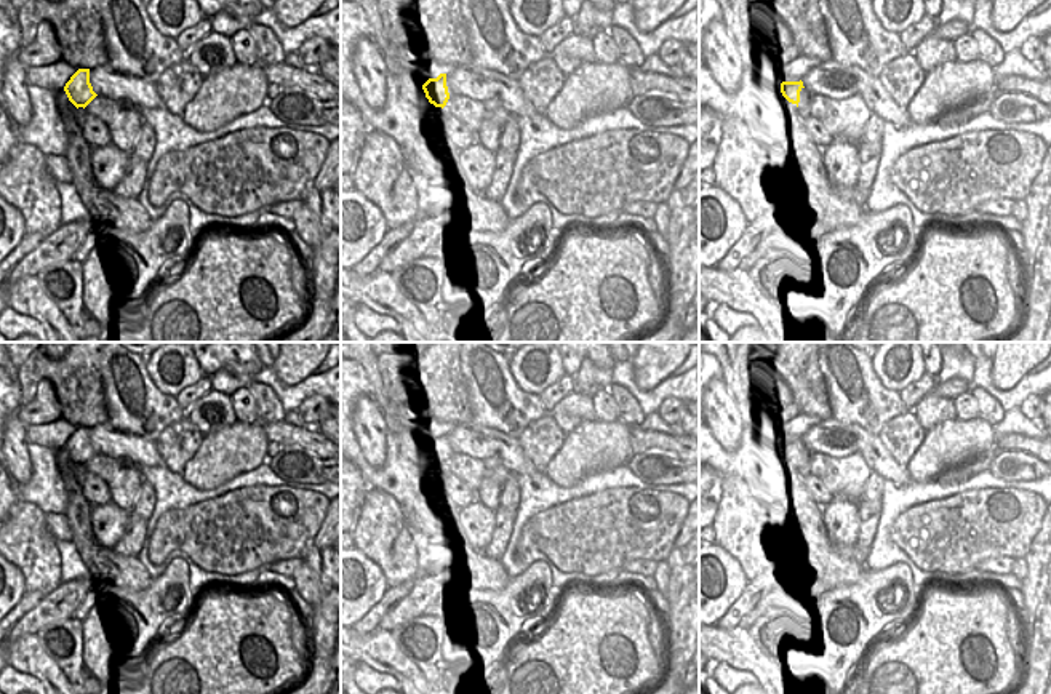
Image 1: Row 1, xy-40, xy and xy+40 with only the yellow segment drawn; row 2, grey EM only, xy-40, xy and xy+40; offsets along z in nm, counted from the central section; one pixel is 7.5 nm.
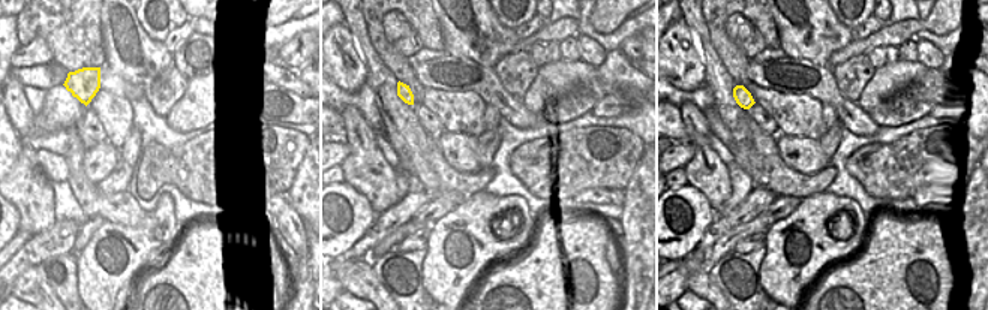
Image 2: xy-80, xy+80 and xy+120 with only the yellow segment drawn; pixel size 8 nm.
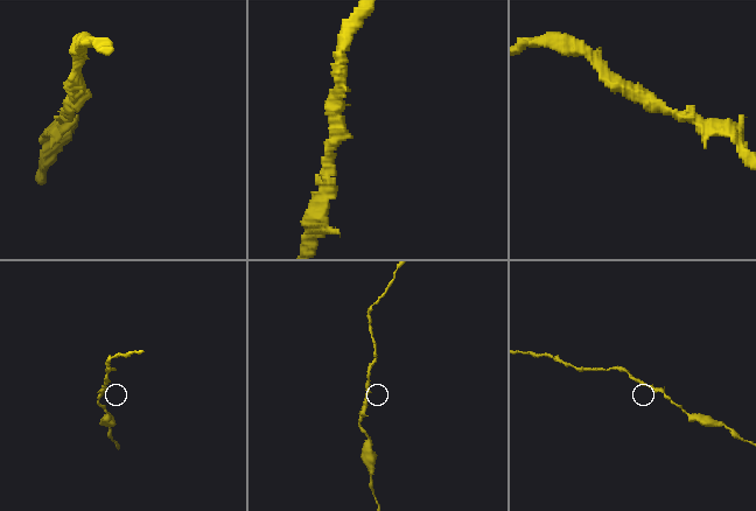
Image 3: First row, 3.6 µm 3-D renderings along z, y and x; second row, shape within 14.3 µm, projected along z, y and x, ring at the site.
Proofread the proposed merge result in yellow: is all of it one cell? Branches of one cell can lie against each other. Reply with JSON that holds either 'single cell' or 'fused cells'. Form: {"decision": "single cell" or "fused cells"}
{"decision": "single cell"}

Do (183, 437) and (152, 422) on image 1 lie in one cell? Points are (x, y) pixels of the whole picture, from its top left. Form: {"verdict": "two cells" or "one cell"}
{"verdict": "two cells"}

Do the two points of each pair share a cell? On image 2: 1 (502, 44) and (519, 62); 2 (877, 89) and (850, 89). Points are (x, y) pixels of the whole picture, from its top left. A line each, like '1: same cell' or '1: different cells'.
1: different cells
2: different cells

